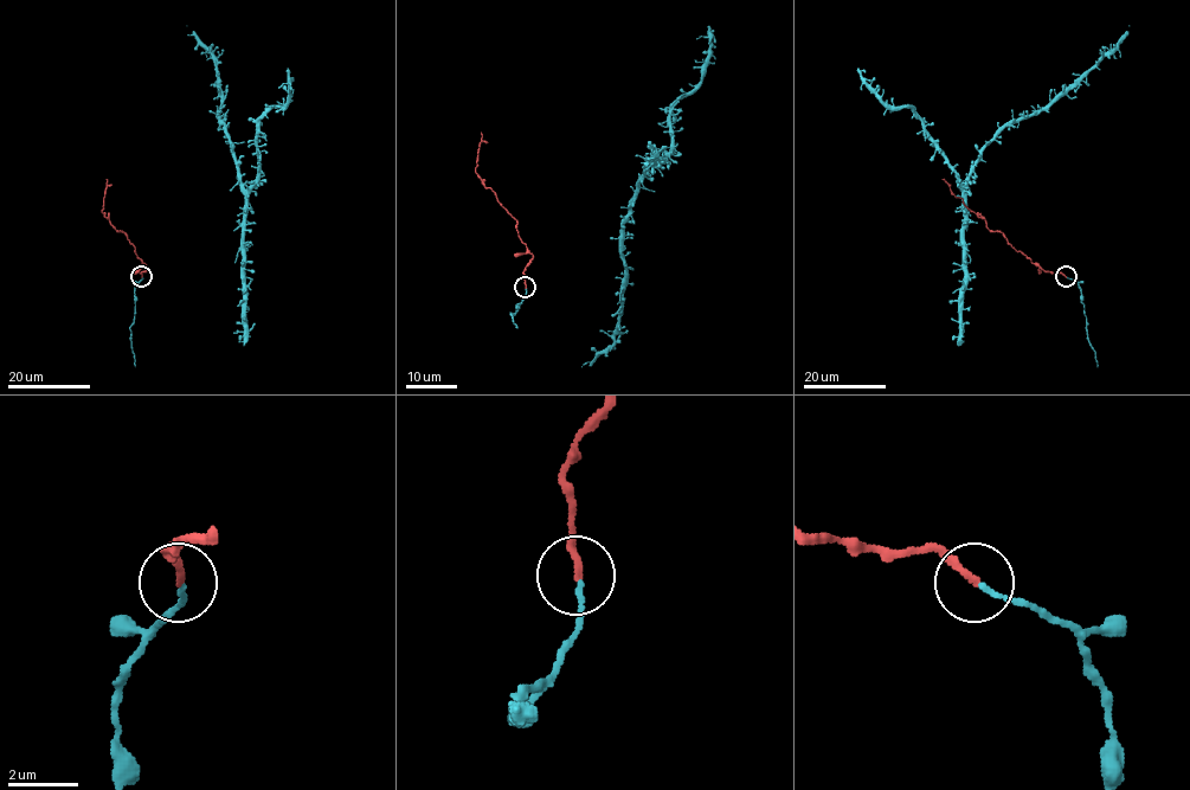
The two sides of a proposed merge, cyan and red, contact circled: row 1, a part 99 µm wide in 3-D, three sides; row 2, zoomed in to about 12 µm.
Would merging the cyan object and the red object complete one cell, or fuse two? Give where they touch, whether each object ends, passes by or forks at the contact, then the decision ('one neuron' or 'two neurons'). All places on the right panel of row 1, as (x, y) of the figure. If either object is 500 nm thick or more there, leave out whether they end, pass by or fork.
at (1066, 276); cyan ends there; red ends there; one neuron

